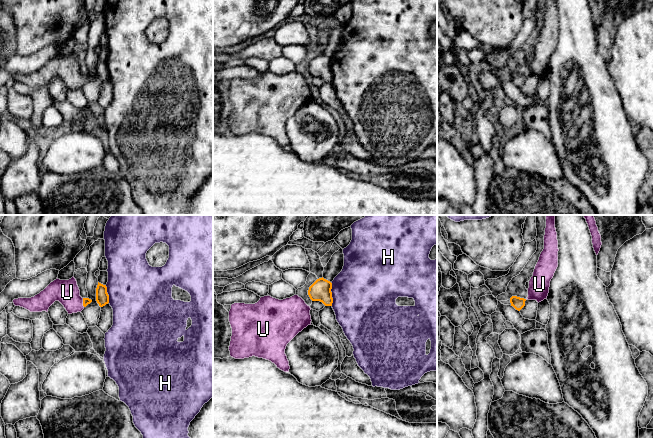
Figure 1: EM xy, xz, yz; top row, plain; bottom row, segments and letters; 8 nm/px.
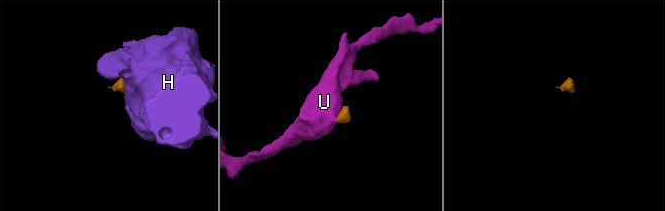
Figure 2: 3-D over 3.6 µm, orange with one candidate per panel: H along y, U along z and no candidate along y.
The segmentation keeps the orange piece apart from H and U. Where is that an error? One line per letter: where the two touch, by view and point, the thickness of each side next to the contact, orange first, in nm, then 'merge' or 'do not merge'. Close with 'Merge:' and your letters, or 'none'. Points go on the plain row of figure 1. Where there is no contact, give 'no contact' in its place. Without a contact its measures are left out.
H: meets orange in xz at (331, 70); 170 nm thick on the orange side, 480 nm on the other; do not merge
U: meets orange in xy at (83, 78); 60 nm thick on the orange side, 200 nm on the other; merge
Merge: U

